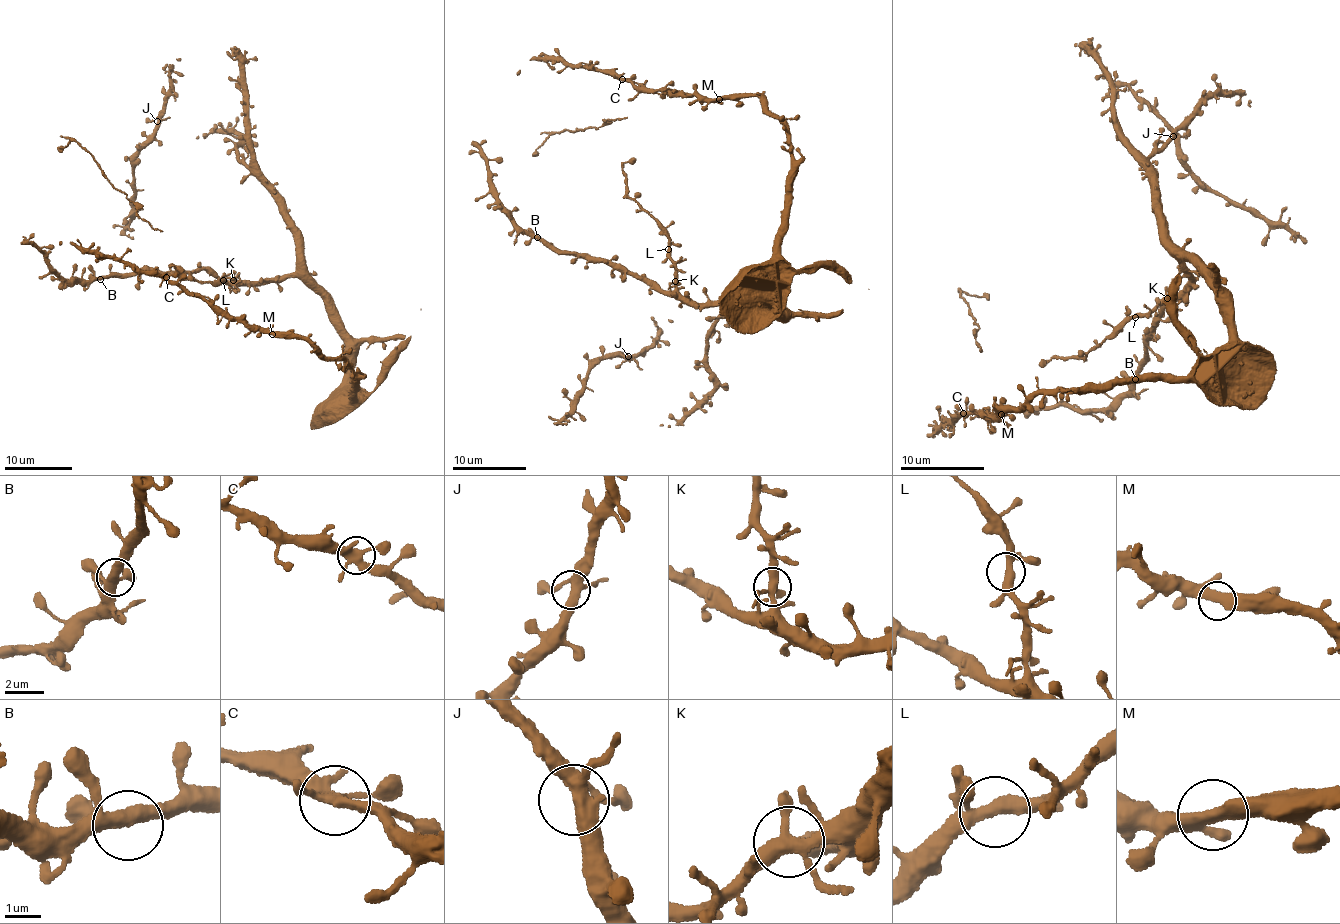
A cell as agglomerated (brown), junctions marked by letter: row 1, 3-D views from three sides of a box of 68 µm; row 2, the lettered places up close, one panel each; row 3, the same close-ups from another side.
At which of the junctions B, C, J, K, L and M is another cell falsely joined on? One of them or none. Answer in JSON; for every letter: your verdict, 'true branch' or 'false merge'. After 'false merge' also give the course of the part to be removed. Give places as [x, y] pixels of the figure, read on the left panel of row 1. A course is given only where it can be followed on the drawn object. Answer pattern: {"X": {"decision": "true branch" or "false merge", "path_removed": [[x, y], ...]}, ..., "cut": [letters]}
{"B": {"decision": "true branch"}, "C": {"decision": "true branch"}, "J": {"decision": "true branch"}, "K": {"decision": "true branch"}, "L": {"decision": "true branch"}, "M": {"decision": "true branch"}, "cut": []}

